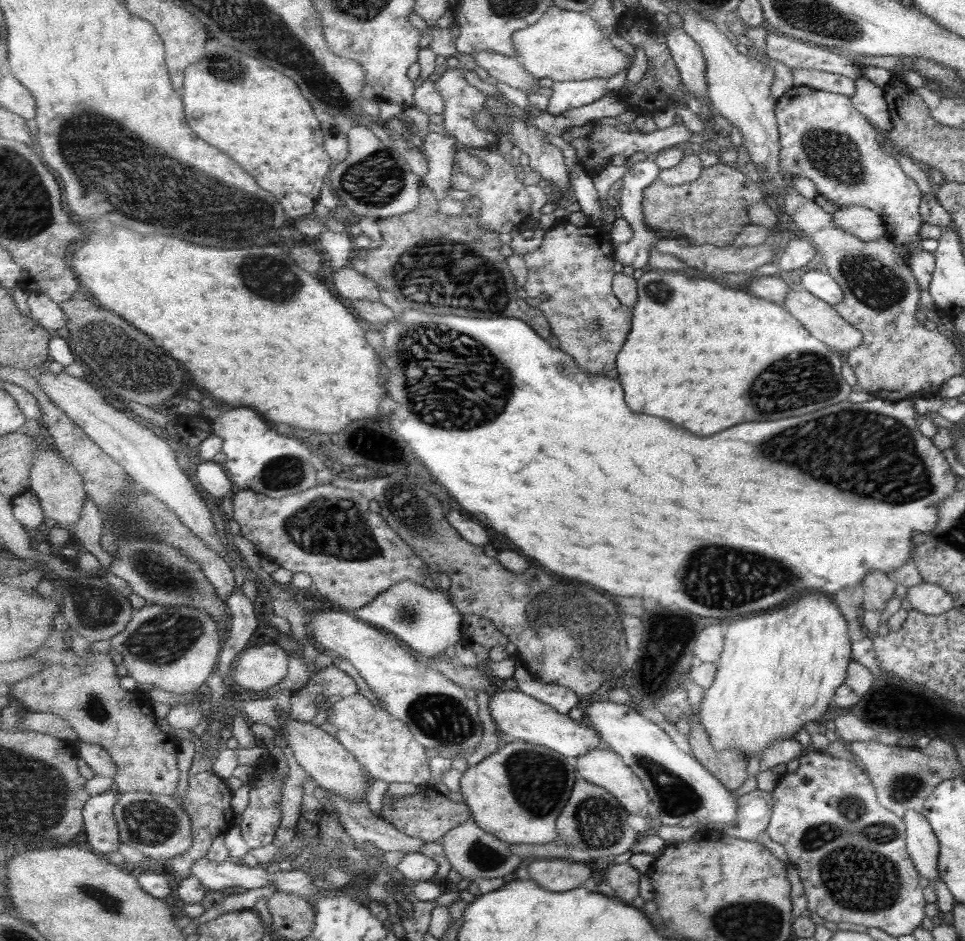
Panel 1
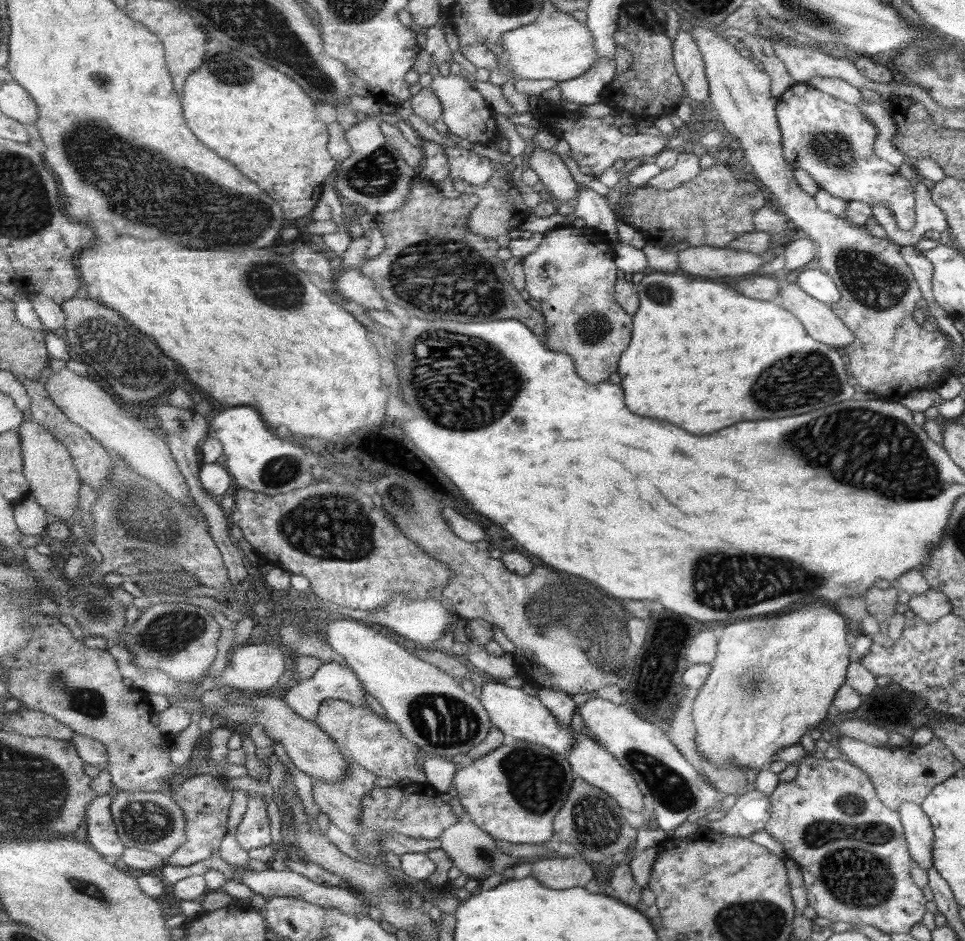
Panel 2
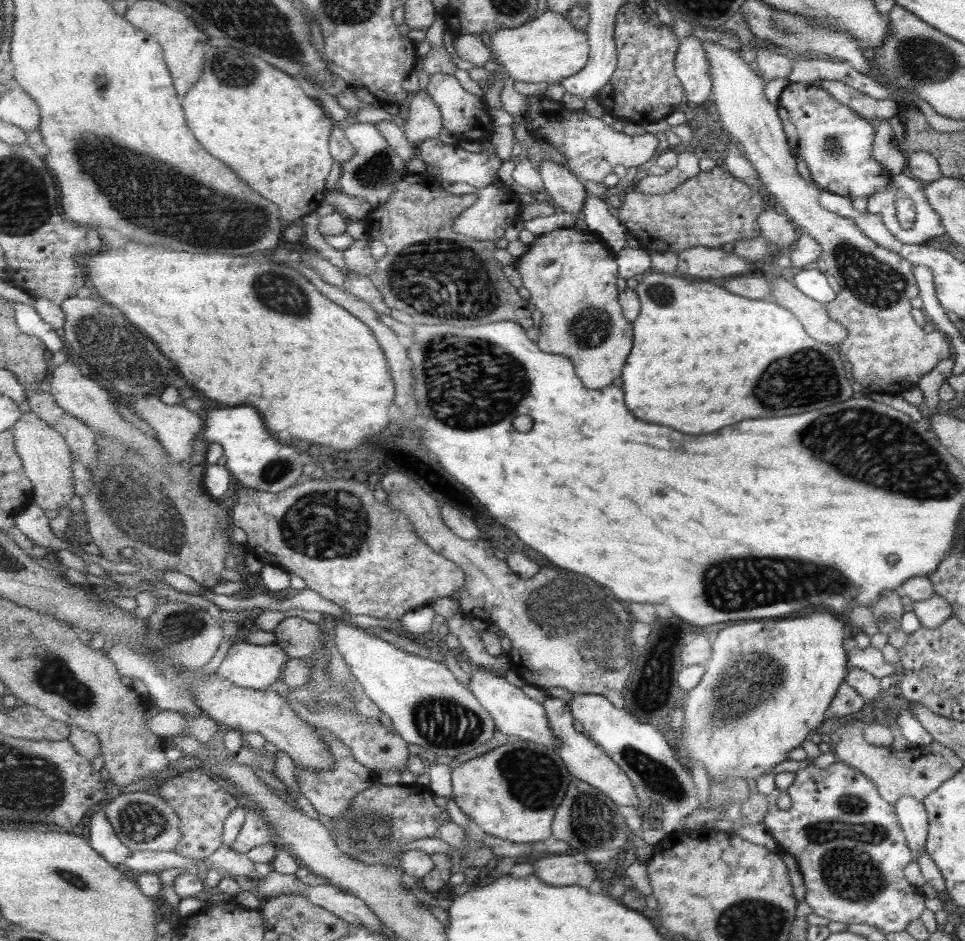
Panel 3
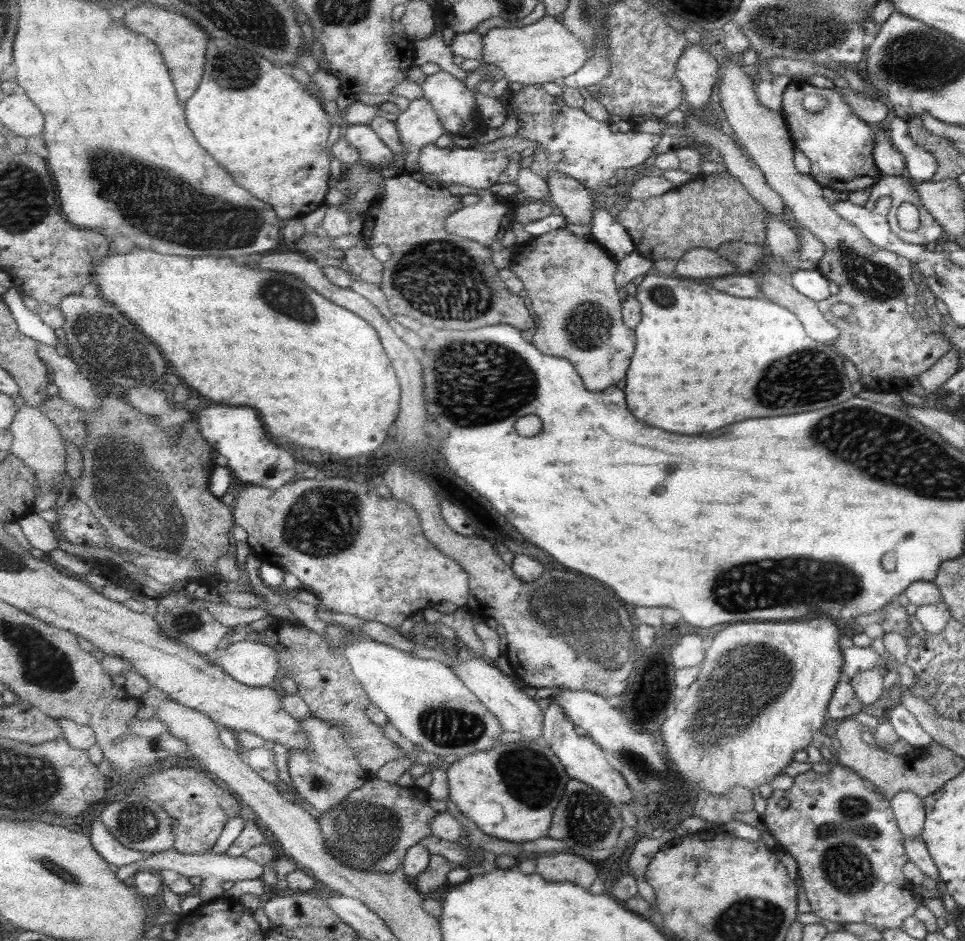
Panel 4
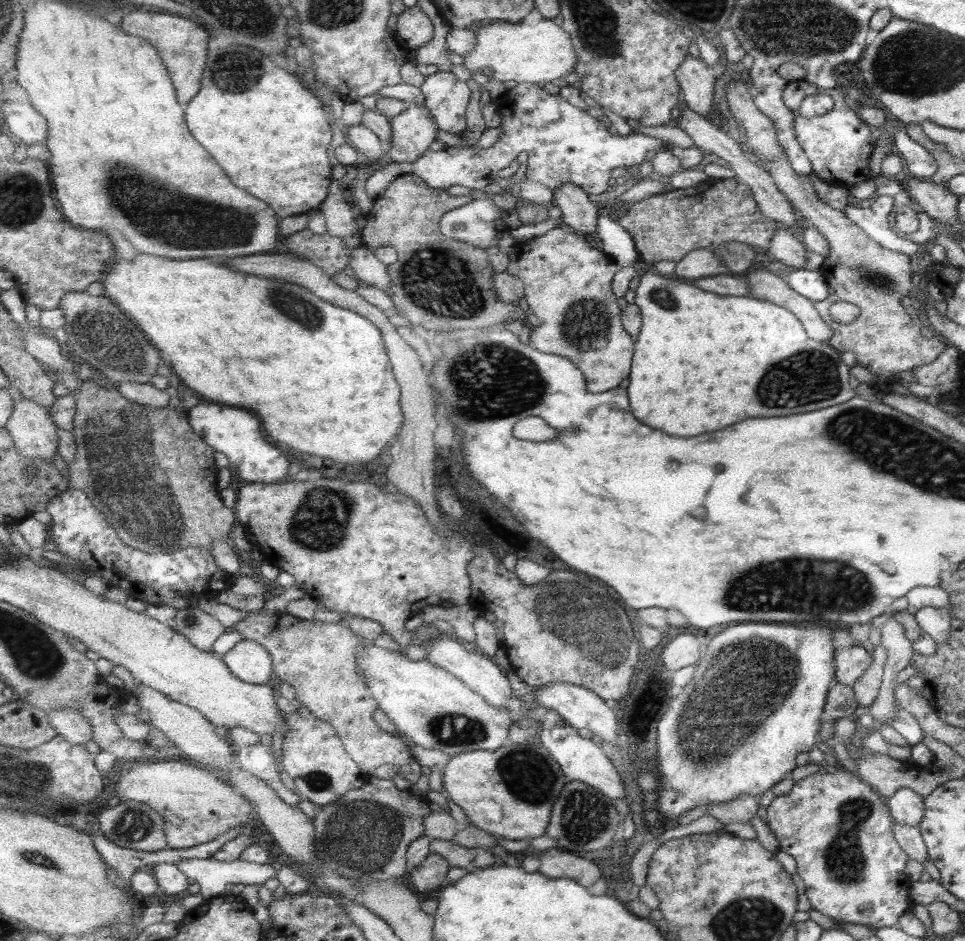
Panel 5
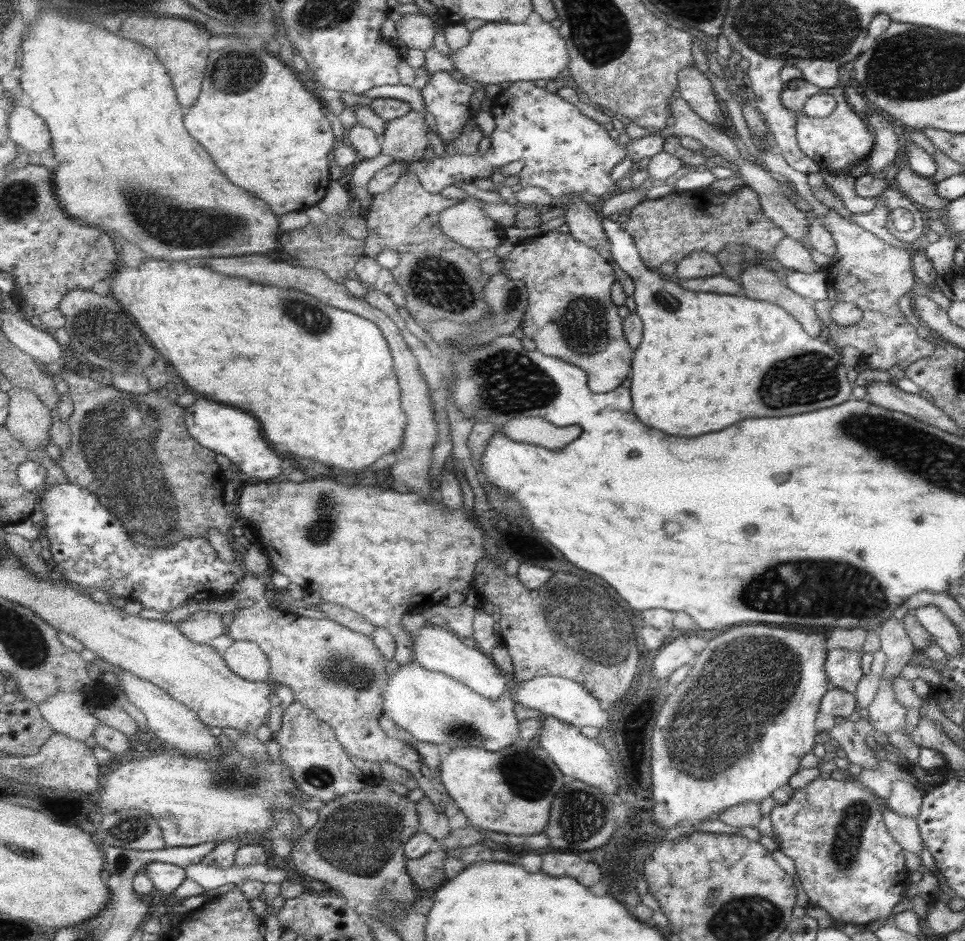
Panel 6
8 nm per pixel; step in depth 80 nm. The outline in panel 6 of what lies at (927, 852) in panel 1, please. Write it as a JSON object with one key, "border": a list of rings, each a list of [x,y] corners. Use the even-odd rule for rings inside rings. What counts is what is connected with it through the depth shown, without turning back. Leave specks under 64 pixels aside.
{"border":[[[895,779],[891,783],[885,803],[891,812],[899,816],[915,818],[922,803],[922,795],[910,782]]]}

